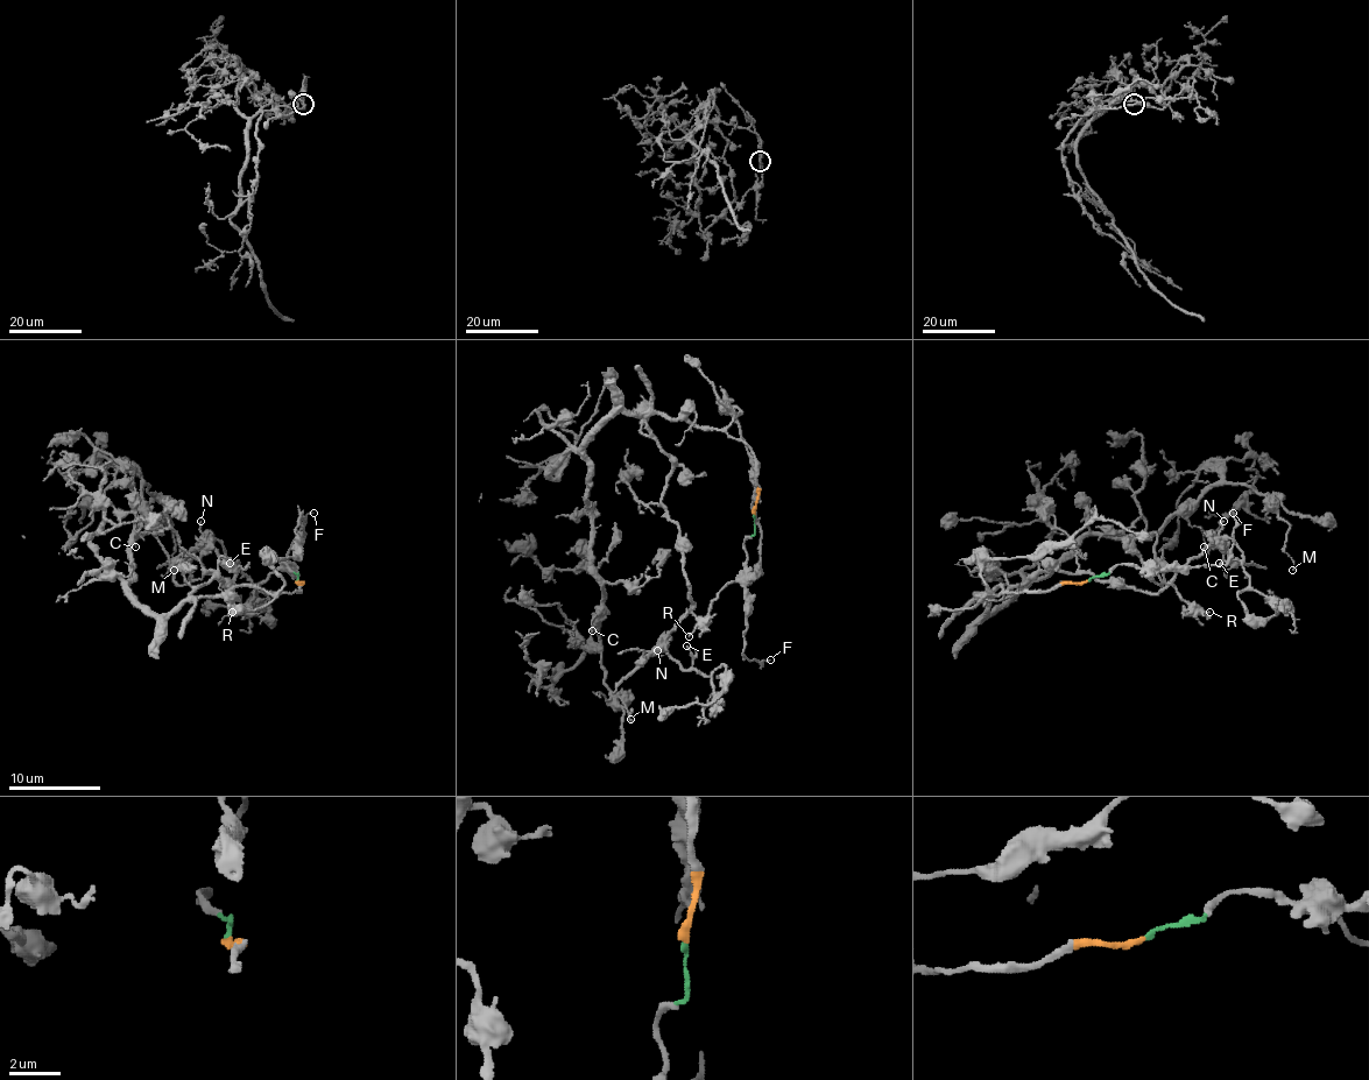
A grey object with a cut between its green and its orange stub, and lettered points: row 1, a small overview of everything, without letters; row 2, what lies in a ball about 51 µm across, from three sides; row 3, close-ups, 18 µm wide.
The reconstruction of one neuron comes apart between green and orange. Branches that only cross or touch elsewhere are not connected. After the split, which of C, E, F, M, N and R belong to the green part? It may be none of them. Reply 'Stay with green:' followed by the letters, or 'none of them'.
Stay with green: F, R

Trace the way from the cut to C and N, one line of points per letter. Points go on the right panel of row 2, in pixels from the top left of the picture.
C: (1086, 581), (1001, 586), (985, 614), (1086, 536), (1141, 536), (1182, 515), (1205, 548)
N: (1086, 581), (1015, 593), (1001, 586), (987, 595), (1049, 570), (1157, 593), (1223, 520)

